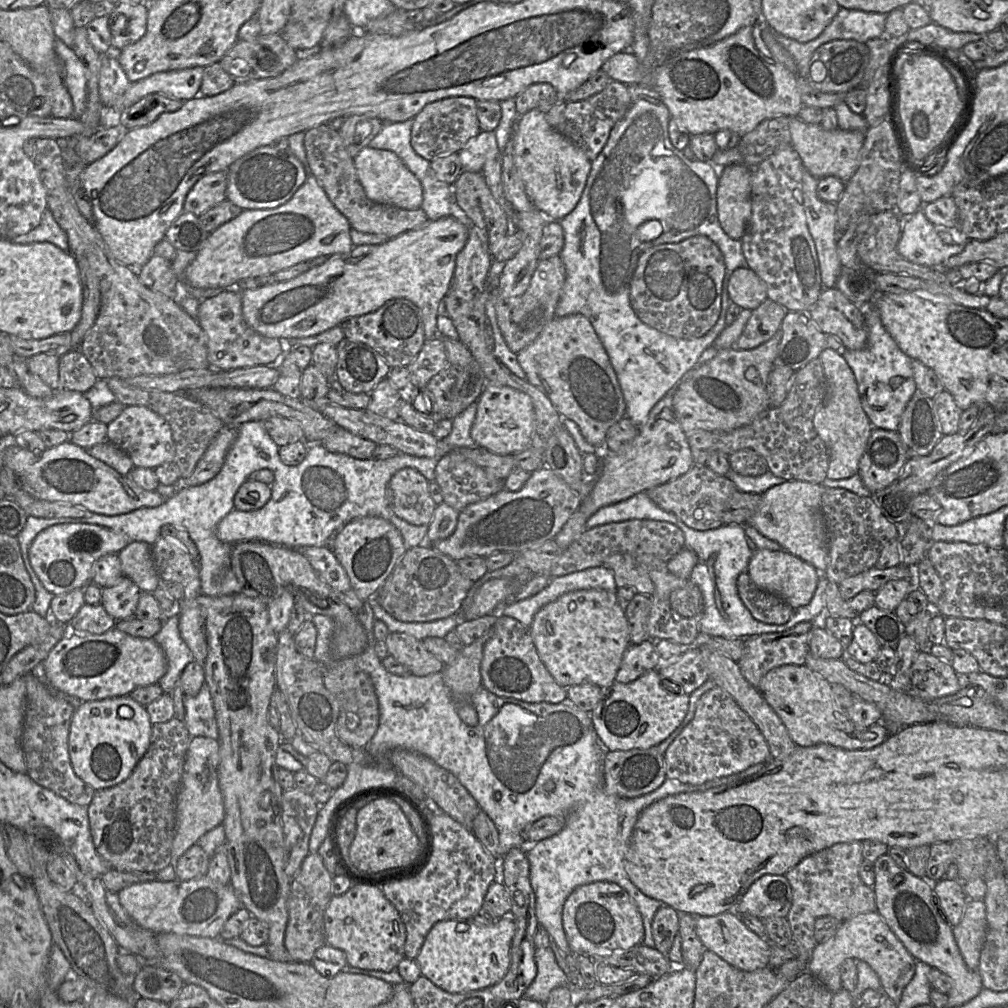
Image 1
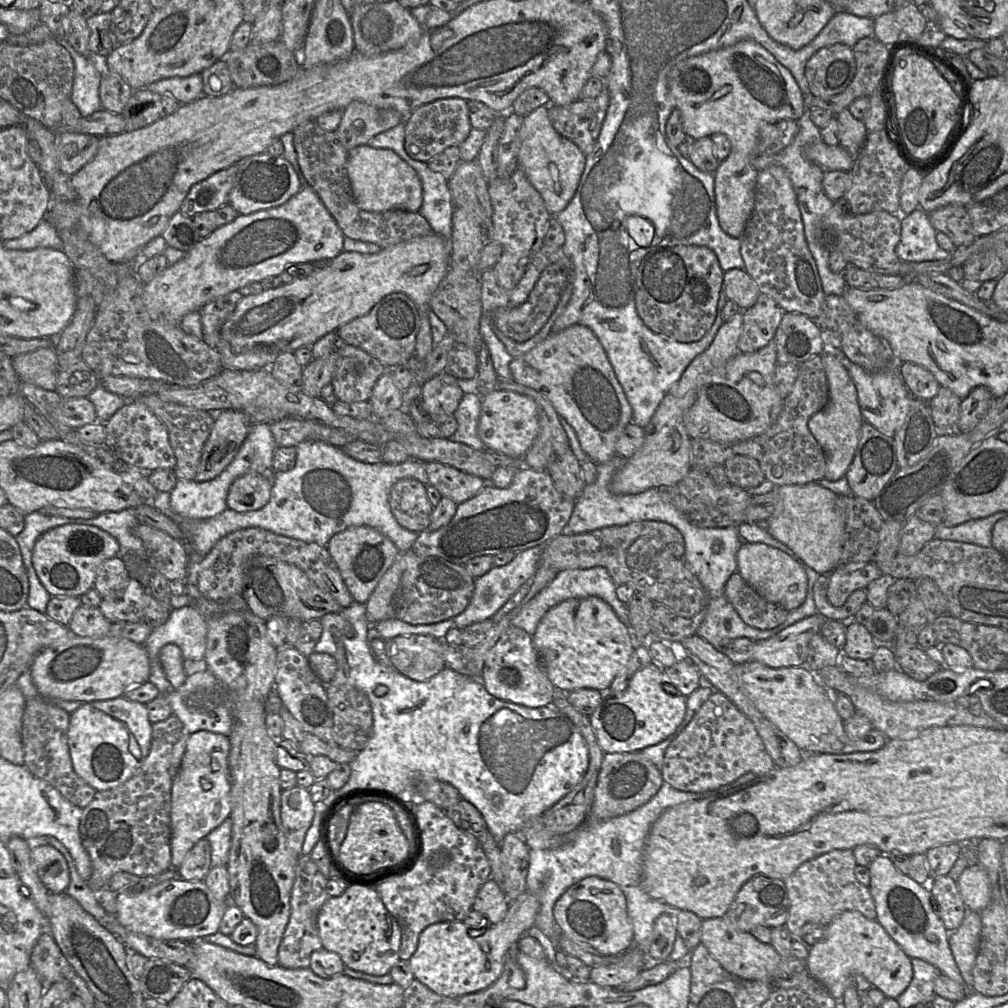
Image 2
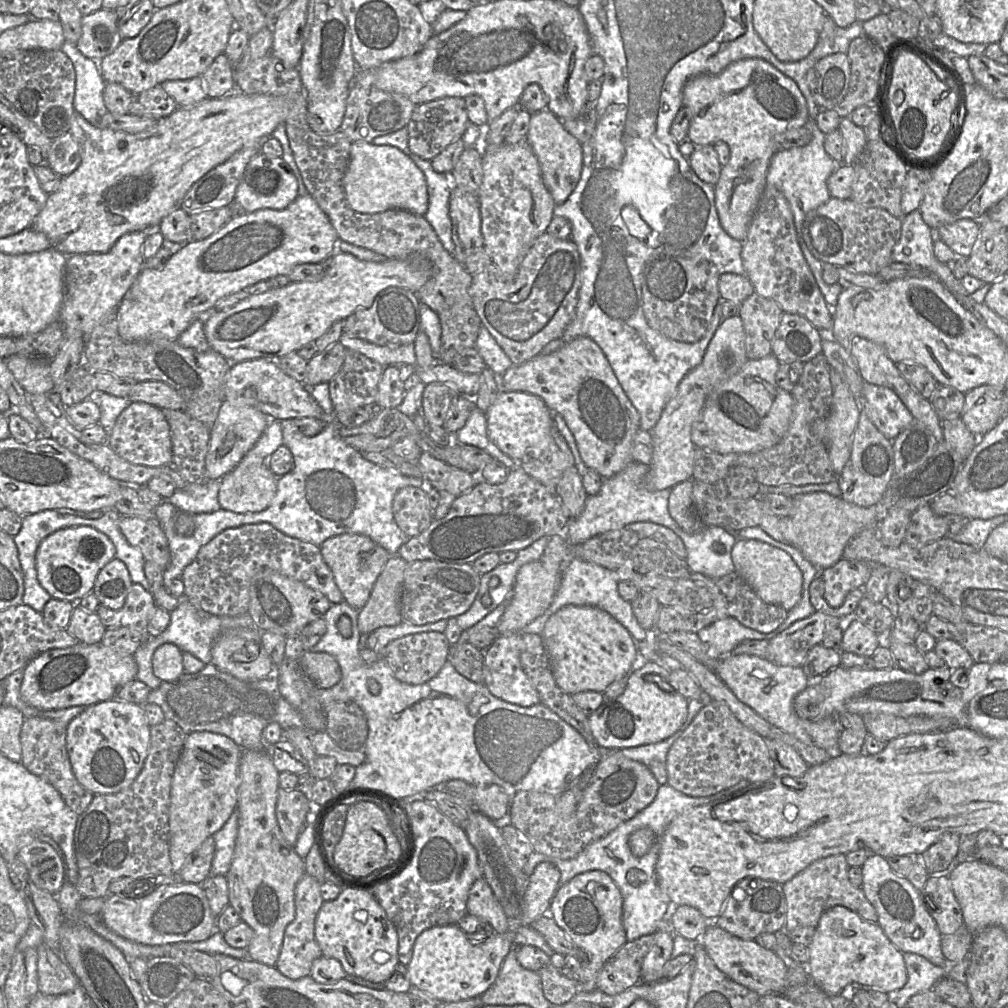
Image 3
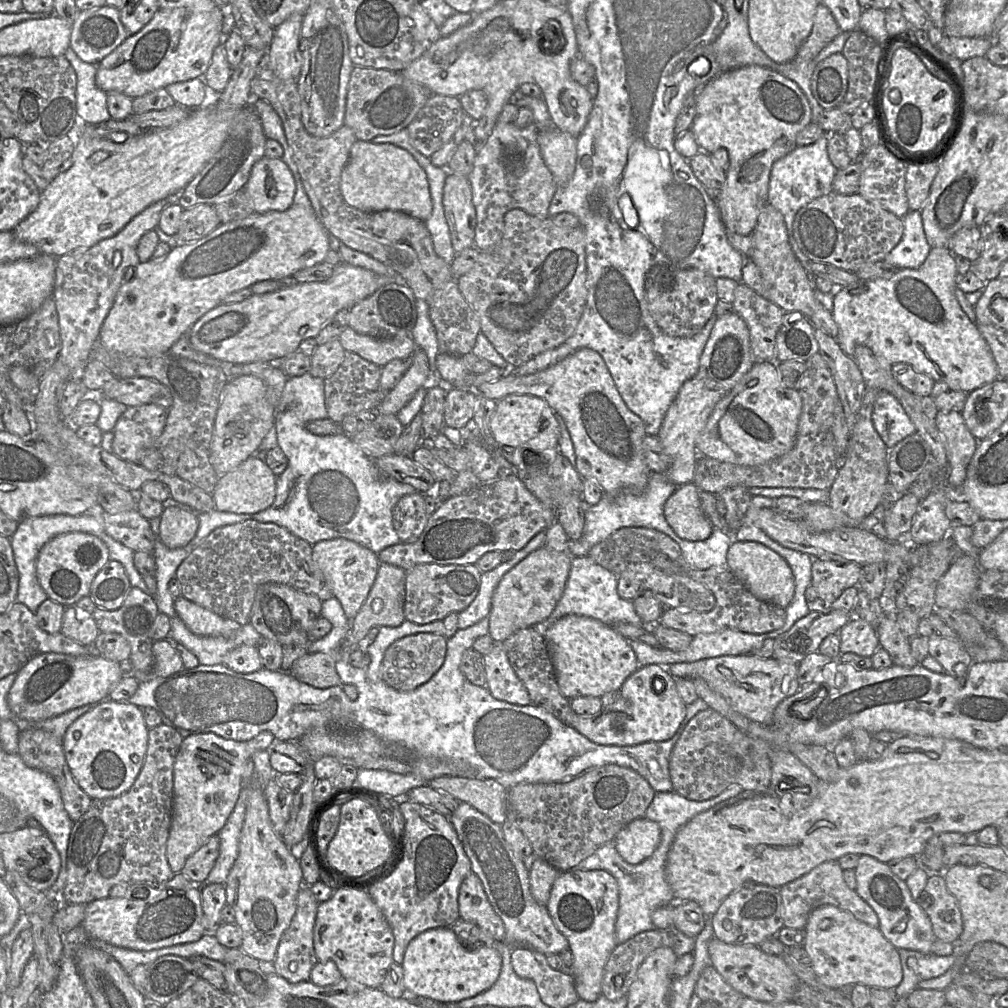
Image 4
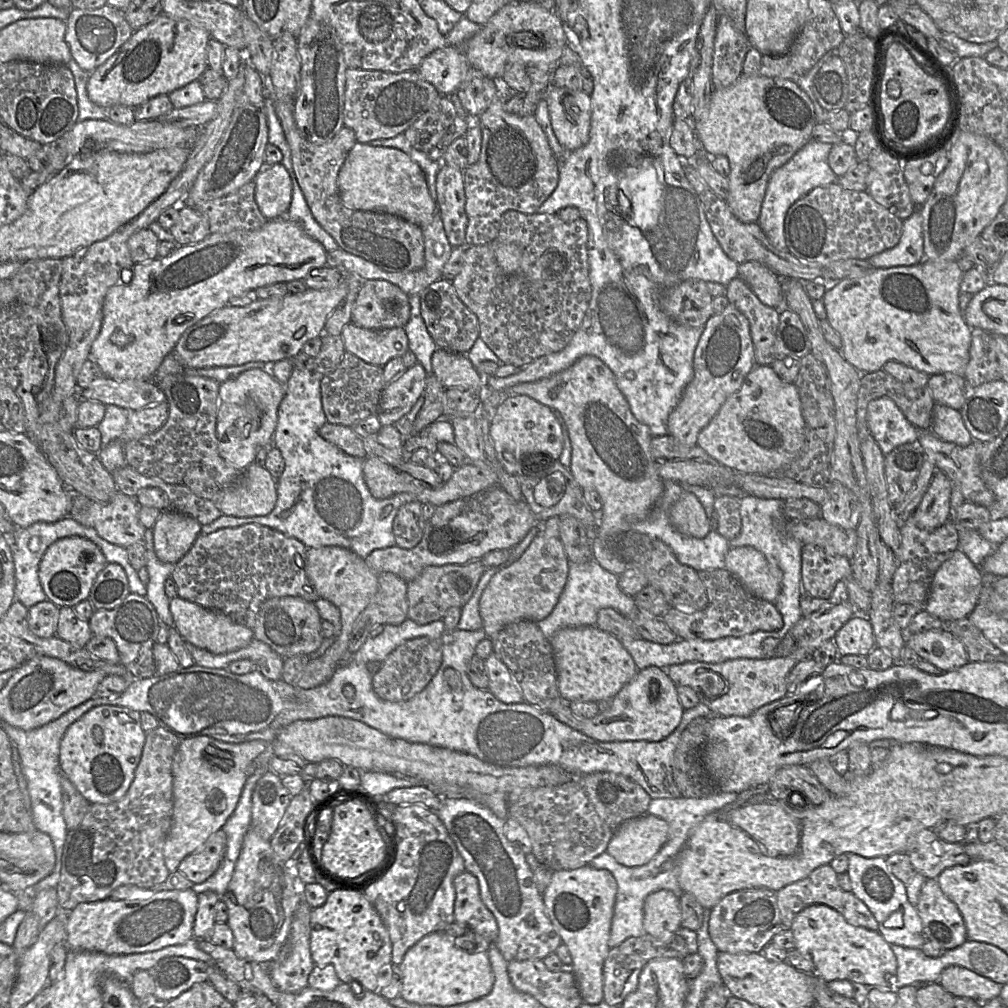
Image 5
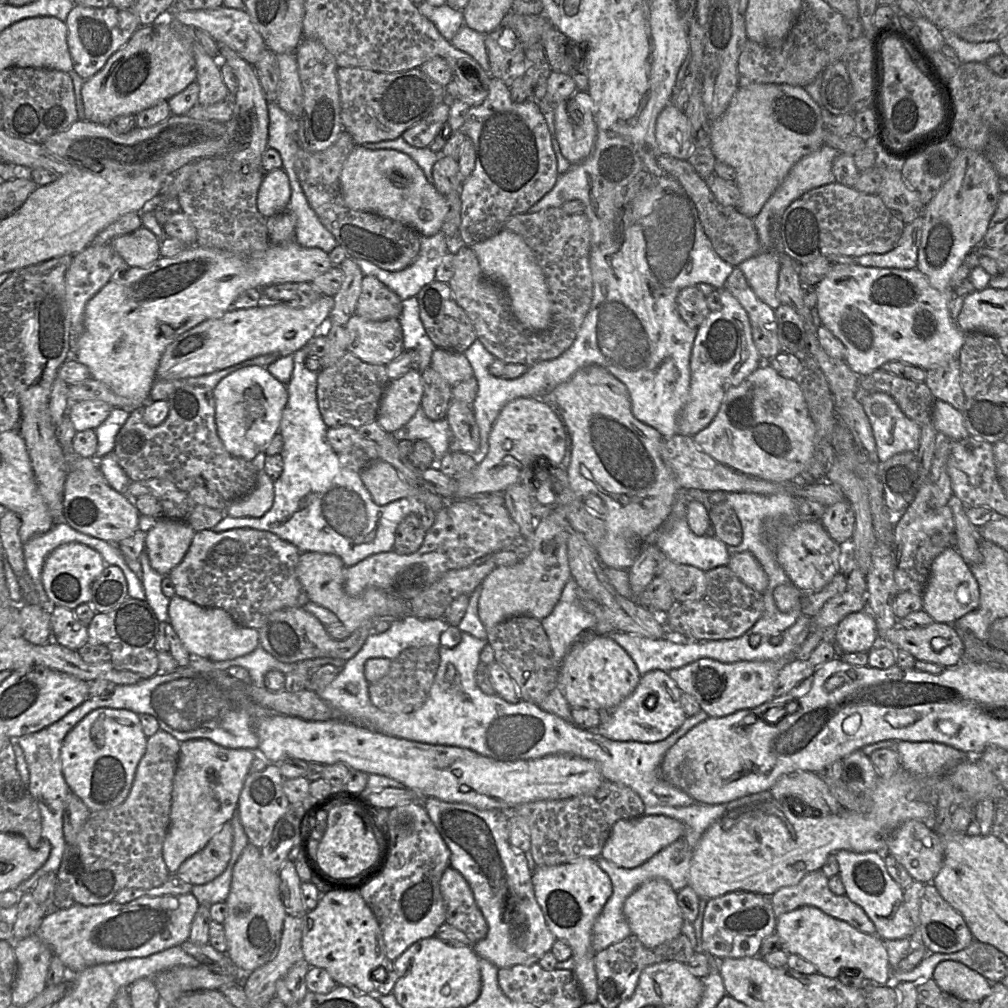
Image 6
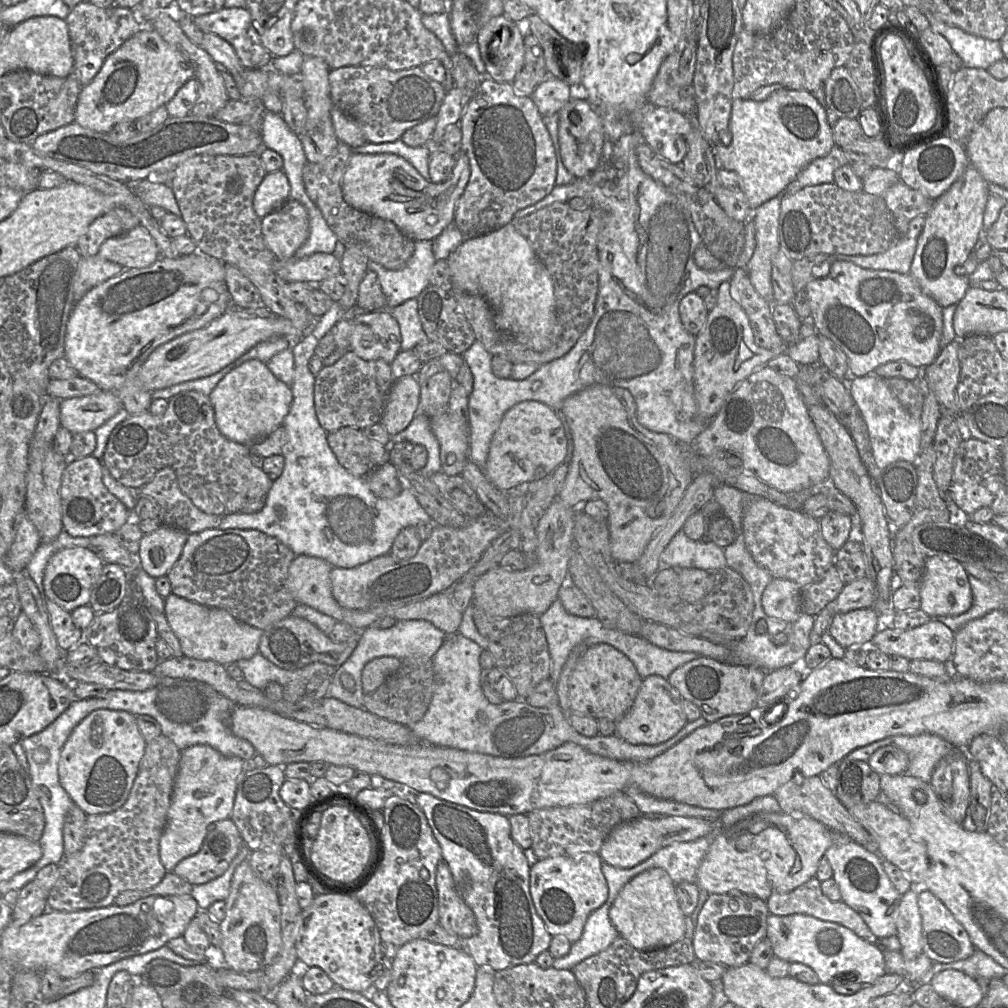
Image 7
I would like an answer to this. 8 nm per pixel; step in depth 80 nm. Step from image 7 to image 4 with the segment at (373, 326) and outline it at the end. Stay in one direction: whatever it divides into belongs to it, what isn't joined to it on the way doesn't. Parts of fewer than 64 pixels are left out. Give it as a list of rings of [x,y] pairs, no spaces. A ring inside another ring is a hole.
[[[349,326],[345,327],[338,339],[346,351],[354,352],[379,367],[385,366],[394,359],[404,360],[412,356],[417,348],[409,334],[377,339],[359,334]]]

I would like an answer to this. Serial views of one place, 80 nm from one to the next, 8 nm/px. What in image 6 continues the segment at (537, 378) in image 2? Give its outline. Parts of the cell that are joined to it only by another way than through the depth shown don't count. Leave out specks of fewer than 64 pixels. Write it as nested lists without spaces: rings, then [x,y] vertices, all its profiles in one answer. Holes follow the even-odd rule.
[[[436,349],[432,354],[430,366],[451,386],[474,376],[473,369],[464,353]],[[597,365],[580,369],[568,381],[540,399],[558,413],[571,436],[571,461],[566,469],[571,489],[581,498],[596,494],[606,505],[606,514],[602,518],[606,533],[596,549],[600,562],[609,568],[629,569],[642,547],[647,544],[647,539],[670,519],[676,497],[681,490],[660,454],[664,437],[656,429],[634,417],[626,386]]]

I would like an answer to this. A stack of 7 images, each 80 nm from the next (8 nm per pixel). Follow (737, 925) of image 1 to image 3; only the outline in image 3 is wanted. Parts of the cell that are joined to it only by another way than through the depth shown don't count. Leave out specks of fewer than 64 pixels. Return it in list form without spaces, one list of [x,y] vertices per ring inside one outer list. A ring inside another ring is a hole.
[[[709,921],[700,942],[717,968],[734,982],[760,996],[780,994],[785,989],[788,968],[773,950],[761,947],[755,940],[742,940]]]

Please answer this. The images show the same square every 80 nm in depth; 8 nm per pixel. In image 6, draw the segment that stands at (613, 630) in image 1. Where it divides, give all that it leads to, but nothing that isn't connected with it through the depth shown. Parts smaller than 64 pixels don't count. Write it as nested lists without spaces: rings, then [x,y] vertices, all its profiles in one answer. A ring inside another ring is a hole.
[[[588,633],[588,637],[575,643],[563,659],[558,672],[558,687],[571,708],[613,710],[637,687],[639,671],[628,653],[609,635]]]

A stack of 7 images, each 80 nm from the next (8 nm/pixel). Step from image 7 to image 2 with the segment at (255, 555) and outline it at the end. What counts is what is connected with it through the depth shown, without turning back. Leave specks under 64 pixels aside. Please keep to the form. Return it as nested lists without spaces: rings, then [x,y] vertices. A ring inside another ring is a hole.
[[[251,527],[232,532],[222,537],[204,556],[193,556],[188,564],[187,585],[195,585],[198,591],[211,600],[226,600],[242,595],[244,590],[244,567],[251,555],[263,554],[293,564],[305,572],[320,589],[329,593],[343,608],[353,603],[337,564],[326,546],[304,542],[294,538],[278,535],[259,527]]]

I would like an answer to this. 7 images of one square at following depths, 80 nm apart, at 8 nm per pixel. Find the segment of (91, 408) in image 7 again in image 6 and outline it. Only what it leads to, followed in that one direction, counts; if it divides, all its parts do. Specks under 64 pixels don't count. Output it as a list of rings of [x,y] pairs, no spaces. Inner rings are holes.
[[[83,400],[70,404],[67,415],[76,432],[96,429],[109,416],[112,407],[99,400]]]

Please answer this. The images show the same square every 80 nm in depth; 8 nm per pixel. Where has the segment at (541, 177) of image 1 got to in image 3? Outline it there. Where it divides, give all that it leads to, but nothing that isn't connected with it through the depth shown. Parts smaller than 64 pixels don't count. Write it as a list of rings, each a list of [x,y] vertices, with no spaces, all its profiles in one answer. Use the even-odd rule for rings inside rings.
[[[547,108],[531,114],[527,141],[539,161],[543,182],[555,204],[563,203],[580,179],[583,165],[582,143],[570,134],[561,120]]]

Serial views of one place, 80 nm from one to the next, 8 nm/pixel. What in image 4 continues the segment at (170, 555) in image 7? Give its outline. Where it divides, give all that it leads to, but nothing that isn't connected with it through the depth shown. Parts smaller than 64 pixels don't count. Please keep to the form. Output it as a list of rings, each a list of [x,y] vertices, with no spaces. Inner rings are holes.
[[[165,504],[159,520],[157,538],[169,549],[186,546],[199,527],[198,513],[176,505]]]

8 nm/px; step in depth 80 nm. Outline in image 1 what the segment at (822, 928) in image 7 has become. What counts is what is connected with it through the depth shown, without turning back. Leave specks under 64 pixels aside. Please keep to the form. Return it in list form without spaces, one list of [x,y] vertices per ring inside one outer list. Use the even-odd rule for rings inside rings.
[[[877,911],[859,914],[841,922],[836,933],[829,940],[815,947],[807,971],[834,994],[842,988],[841,965],[847,958],[869,964],[879,977],[882,993],[896,1005],[901,1001],[904,988],[915,974],[916,959]]]

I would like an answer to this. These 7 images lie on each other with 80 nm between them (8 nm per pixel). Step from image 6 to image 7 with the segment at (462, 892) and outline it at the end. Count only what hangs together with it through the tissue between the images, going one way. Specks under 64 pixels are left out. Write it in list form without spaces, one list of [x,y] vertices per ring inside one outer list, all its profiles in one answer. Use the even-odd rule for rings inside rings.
[[[441,861],[436,870],[439,925],[461,939],[475,936],[479,929],[473,911],[457,893],[448,865]]]

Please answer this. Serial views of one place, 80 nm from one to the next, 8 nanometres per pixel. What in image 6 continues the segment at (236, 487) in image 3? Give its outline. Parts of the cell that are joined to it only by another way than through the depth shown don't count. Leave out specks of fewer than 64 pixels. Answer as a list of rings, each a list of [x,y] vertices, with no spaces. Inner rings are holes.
[[[261,470],[255,488],[243,498],[227,504],[226,514],[232,517],[261,517],[273,505],[274,480]]]

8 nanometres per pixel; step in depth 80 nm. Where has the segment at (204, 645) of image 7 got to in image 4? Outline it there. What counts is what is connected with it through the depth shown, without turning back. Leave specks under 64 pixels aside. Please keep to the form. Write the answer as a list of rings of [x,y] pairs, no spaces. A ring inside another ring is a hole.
[[[183,596],[174,600],[174,609],[188,629],[197,635],[230,637],[241,627],[238,622],[222,617]]]

